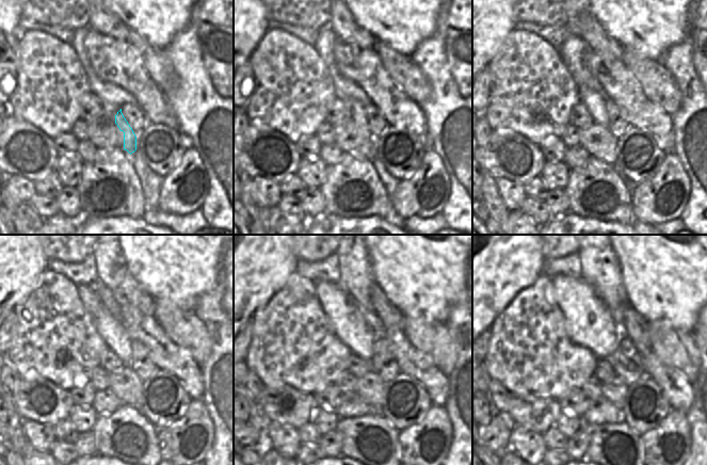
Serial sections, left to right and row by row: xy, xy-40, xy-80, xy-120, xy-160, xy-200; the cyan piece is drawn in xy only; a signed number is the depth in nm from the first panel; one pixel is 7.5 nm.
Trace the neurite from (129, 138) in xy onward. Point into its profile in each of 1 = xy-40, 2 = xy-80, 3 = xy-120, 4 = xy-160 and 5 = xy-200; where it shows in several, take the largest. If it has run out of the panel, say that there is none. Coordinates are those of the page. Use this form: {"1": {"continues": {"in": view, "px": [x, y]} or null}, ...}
{"1": {"continues": {"in": "xy-40", "px": [357, 109]}}, "2": {"continues": {"in": "xy-80", "px": [595, 101]}}, "3": {"continues": {"in": "xy-120", "px": [117, 339]}}, "4": {"continues": {"in": "xy-160", "px": [347, 321]}}, "5": {"continues": {"in": "xy-200", "px": [588, 322]}}}

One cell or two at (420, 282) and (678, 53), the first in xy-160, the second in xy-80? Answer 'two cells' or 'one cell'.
two cells

